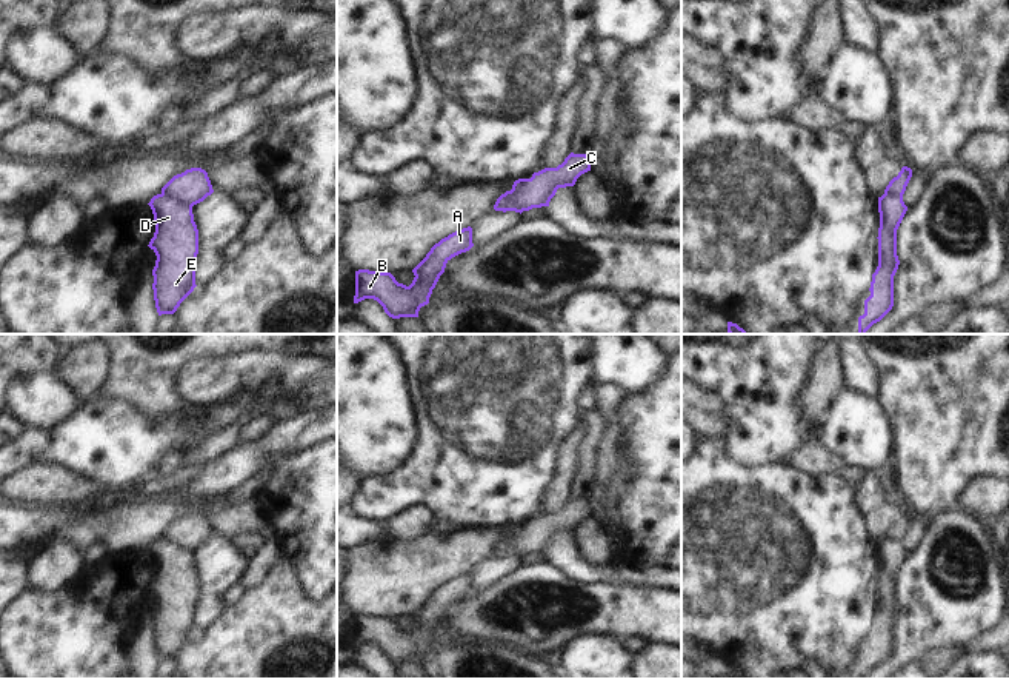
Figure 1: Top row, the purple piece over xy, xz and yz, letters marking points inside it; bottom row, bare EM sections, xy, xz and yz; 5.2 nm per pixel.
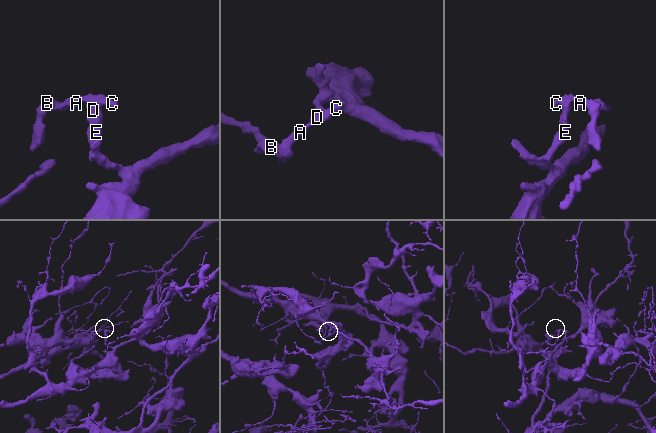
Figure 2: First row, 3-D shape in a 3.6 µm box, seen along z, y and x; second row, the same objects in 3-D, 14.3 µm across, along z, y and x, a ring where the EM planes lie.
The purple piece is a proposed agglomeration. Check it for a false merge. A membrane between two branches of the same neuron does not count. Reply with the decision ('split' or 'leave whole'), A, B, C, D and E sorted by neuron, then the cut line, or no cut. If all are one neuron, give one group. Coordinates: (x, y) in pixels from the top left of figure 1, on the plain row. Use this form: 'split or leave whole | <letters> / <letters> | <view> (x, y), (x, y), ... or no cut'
split | A B C / D E | xy (162, 538), (191, 551)

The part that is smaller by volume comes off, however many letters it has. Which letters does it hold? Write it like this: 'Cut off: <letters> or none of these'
Cut off: A, B, C

